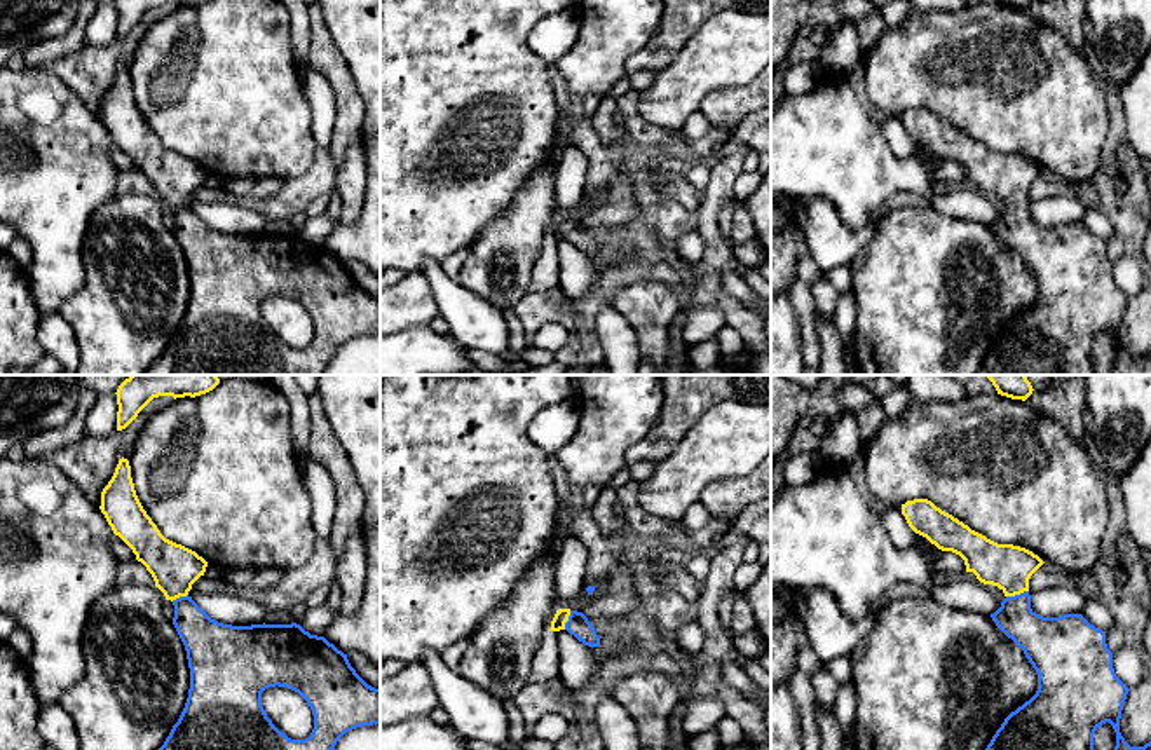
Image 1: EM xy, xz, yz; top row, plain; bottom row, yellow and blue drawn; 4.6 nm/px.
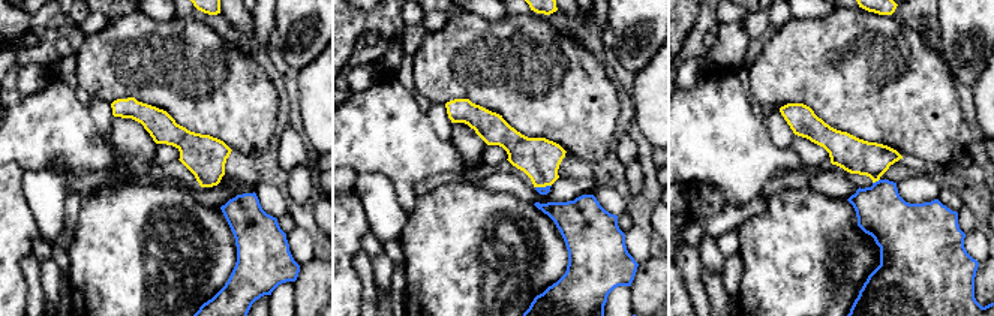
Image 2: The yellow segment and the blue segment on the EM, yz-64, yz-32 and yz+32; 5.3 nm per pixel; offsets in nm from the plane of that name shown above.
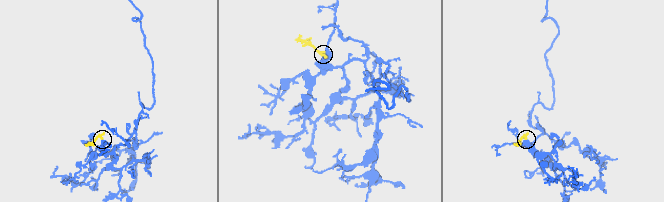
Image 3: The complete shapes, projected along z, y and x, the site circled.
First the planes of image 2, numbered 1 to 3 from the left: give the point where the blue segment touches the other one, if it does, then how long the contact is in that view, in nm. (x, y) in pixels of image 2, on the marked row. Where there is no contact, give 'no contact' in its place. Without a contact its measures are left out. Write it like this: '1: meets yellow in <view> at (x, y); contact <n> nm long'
1: no contact
2: meets yellow in yz-32 at (543, 186); contact 90 nm long
3: meets yellow in yz+32 at (876, 180); contact 50 nm long

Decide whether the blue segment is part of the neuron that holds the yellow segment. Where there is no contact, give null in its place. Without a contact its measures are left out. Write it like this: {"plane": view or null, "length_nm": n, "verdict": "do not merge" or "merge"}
{"plane": "yz", "length_nm": 110, "verdict": "merge"}

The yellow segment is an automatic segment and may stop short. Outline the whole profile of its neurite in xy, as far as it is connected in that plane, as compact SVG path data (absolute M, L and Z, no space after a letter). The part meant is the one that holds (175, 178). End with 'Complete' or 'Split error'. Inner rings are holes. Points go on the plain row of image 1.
M127 68L119 70L103 98L99 119L113 143L152 183L166 209L173 211L173 234L190 277L185 317L164 354L145 375L323 375L345 342L380 333L380 298L368 295L351 276L347 263L324 246L310 244L296 232L223 234L192 209L188 201L204 185L208 171L160 143L136 105ZM276 295L298 302L310 316L314 338L309 347L291 349L267 326L262 302Z. Split error

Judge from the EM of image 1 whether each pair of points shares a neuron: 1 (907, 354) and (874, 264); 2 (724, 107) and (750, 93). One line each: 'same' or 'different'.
1: same
2: same

